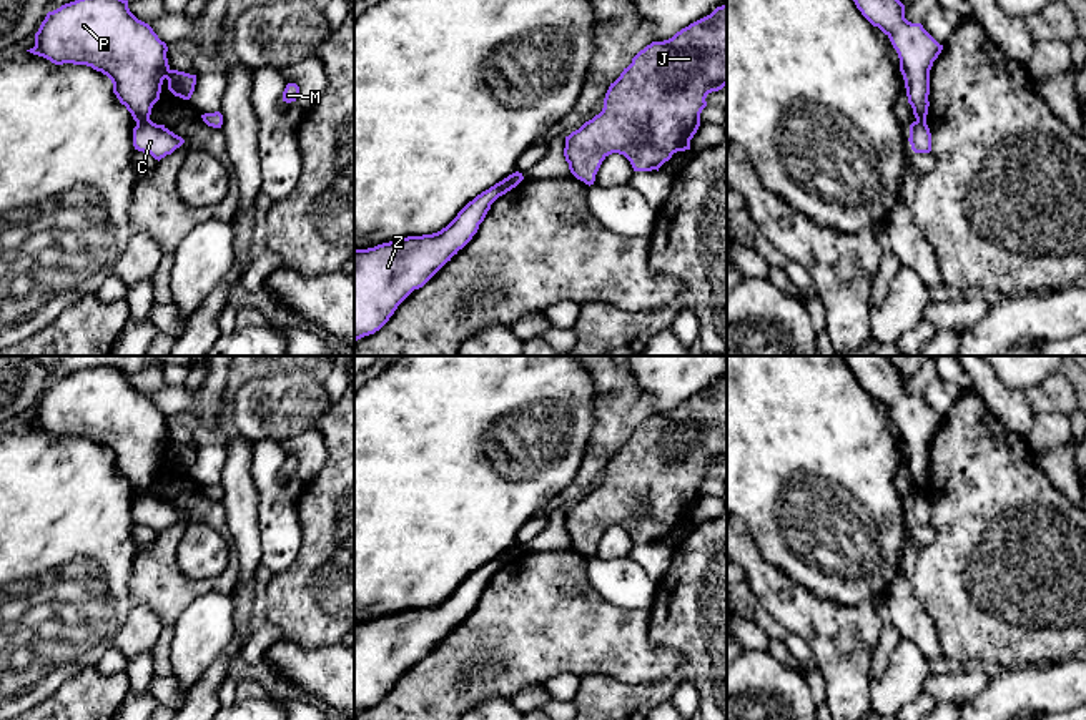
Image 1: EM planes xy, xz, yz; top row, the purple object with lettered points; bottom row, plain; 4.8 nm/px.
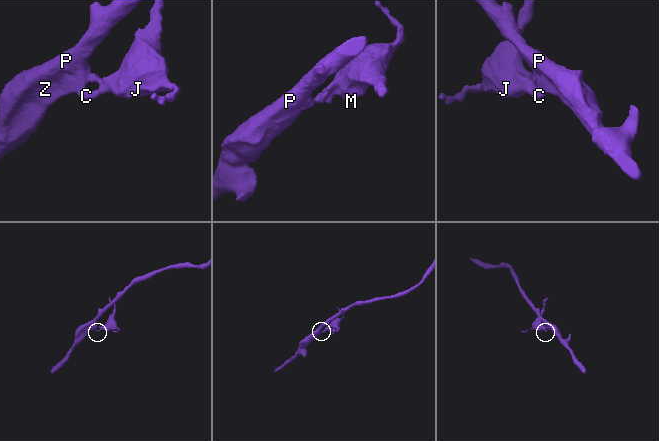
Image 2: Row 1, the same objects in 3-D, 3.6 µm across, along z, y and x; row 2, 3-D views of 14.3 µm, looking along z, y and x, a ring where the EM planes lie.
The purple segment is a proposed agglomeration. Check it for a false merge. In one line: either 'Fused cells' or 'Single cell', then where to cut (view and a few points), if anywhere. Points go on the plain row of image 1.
Fused cells. Split along xy (148, 491), (137, 496)

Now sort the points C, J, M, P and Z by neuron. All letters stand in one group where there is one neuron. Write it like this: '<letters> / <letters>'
C J M / P Z

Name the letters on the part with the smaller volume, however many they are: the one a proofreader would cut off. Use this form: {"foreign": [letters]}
{"foreign": ["C", "J", "M"]}

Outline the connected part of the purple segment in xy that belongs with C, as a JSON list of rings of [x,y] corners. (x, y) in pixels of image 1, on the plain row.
[[[151,492],[136,496],[133,501],[133,519],[138,524],[150,525],[155,532],[161,532],[180,520],[185,512],[165,497],[156,497]]]

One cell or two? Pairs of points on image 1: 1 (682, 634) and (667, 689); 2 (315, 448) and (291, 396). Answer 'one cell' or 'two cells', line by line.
1: one cell
2: two cells

